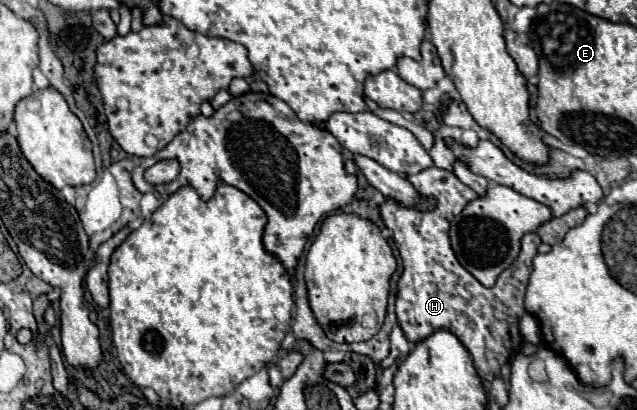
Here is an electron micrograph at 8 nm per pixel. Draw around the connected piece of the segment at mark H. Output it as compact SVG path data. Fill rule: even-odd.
M430 166L414 176L408 176L408 180L414 184L414 188L420 194L434 196L438 200L438 204L436 204L436 210L432 210L432 212L404 208L394 200L386 200L380 204L380 214L386 222L386 226L390 230L394 230L392 238L398 244L398 252L400 252L402 266L404 266L404 272L398 280L398 298L396 298L396 316L398 316L400 328L404 330L406 338L412 344L418 340L424 340L426 336L430 336L434 330L440 330L440 328L454 332L460 338L460 342L468 348L478 374L482 378L492 376L492 368L500 368L502 364L506 364L512 358L514 352L518 352L520 338L522 338L518 332L518 318L526 312L524 310L524 292L526 292L530 272L532 272L532 260L538 254L540 240L536 234L528 234L522 240L522 250L520 250L520 256L516 258L516 262L498 276L494 288L484 288L468 270L464 270L460 266L460 262L456 260L456 256L450 248L450 238L448 238L448 228L450 228L452 216L458 214L470 200L478 198L478 194L474 190L470 190L468 186L464 186L452 172L440 170L436 166Z

